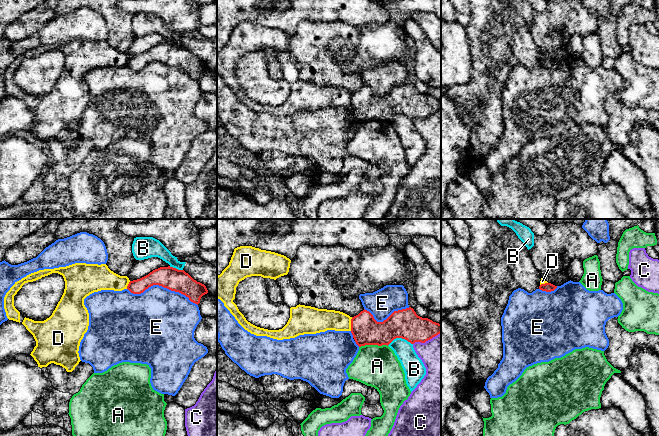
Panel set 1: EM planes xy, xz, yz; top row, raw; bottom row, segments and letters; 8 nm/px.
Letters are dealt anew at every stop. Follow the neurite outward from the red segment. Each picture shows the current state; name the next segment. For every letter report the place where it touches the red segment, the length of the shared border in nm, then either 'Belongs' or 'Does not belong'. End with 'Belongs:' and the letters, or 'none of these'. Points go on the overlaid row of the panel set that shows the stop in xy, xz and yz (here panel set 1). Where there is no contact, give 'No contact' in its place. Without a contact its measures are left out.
A: Touches red at xz (373, 344). Shared border 240 nm. Does not belong
B: Touches red at xz (399, 337). Shared border 200 nm. Does not belong
C: Touches red at xz (426, 340). Shared border 240 nm. Does not belong
D: Touches red at xz (351, 324). Shared border 110 nm. Does not belong
E: Touches red at xy (162, 286). Shared border 600 nm. Does not belong
Belongs: none of these

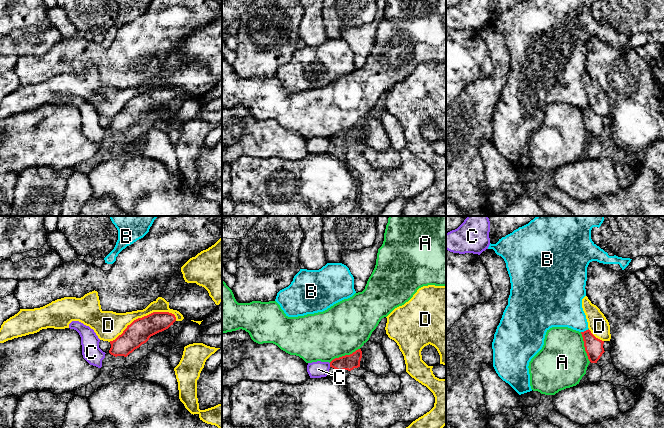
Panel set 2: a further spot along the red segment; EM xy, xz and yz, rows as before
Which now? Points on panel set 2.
A: Touches red at xz (345, 355). Shared border 280 nm. Does not belong
B: Touches red at yz (584, 331). Shared border 70 nm. Does not belong
C: Touches red at xz (330, 365). Shared border 30 nm. Does not belong
D: Touches red at xy (142, 317). Shared border 600 nm. Does not belong
Belongs: none of these

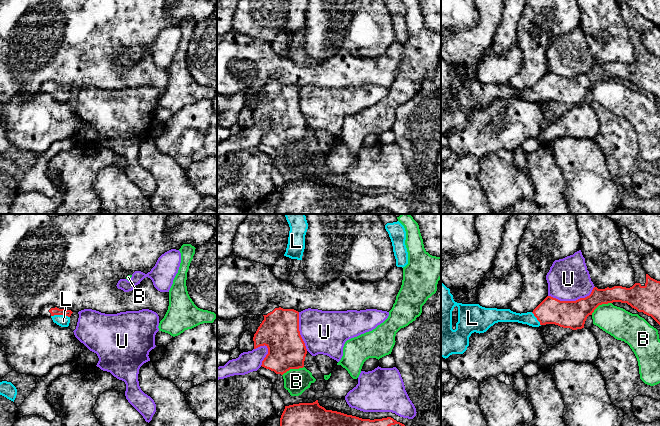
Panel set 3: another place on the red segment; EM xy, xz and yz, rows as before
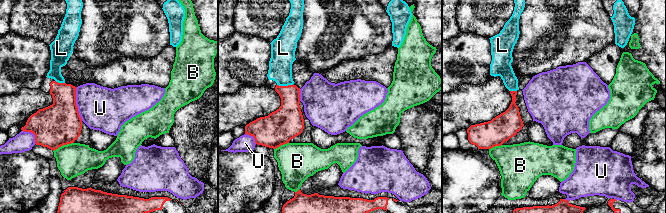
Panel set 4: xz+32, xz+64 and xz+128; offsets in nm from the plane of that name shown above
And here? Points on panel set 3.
B: Touches red at yz (600, 304). Shared border 190 nm. Does not belong
L: Touches red at xy (60, 314). Shared border 150 nm. Belongs
U: Touches red at yz (572, 301). Shared border 380 nm. Does not belong
Belongs: L

